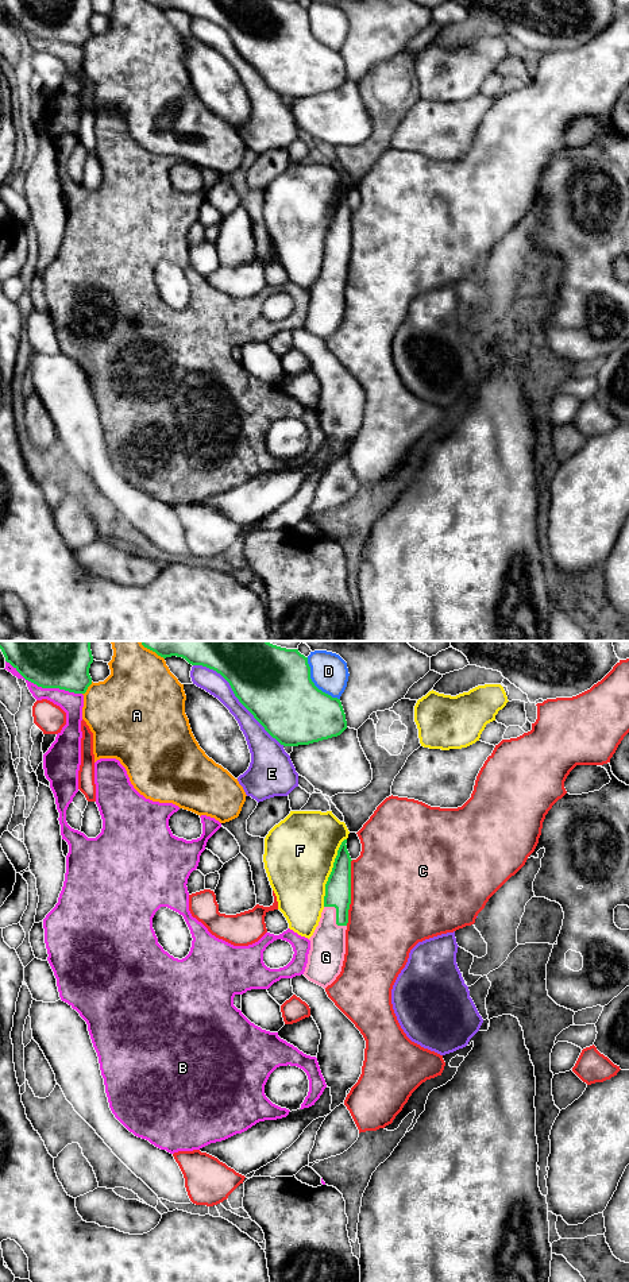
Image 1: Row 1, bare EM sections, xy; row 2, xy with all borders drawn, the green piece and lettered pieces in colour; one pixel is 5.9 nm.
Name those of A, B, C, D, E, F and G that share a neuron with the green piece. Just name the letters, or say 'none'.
G

